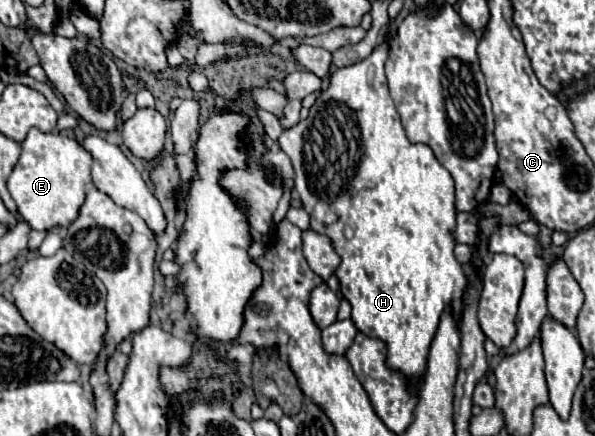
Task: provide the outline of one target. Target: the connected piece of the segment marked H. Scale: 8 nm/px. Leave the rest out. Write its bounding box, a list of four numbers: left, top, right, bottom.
[277,43,467,379]

